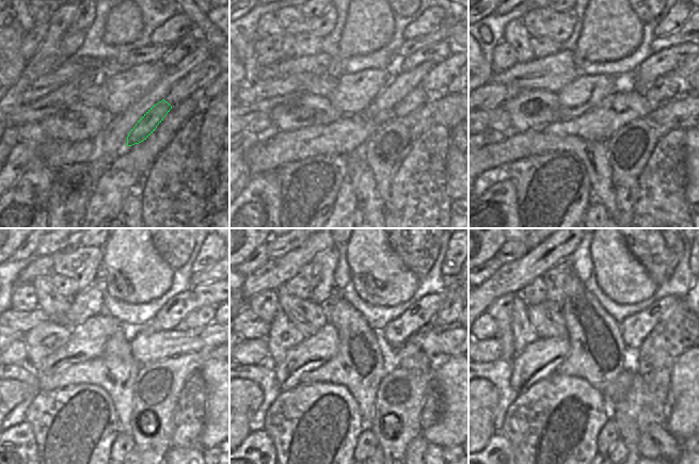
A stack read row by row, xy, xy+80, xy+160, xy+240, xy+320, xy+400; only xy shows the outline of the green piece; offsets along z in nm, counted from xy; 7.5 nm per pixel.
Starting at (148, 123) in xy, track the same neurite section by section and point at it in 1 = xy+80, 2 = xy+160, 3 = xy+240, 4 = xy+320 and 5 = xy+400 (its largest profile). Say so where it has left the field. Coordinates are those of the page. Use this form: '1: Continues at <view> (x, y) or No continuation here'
1: Continues at xy+80 (417, 97)
2: Continues at xy+160 (665, 89)
3: Continues at xy+240 (204, 316)
4: Continues at xy+320 (446, 316)
5: Continues at xy+400 (685, 300)

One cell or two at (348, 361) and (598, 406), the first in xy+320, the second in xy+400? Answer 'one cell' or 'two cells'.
two cells

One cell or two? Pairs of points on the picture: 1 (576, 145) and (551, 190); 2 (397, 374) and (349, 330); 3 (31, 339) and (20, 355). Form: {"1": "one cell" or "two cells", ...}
{"1": "two cells", "2": "two cells", "3": "two cells"}

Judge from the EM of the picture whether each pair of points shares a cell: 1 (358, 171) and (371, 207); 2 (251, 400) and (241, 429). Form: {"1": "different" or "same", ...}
{"1": "same", "2": "same"}

